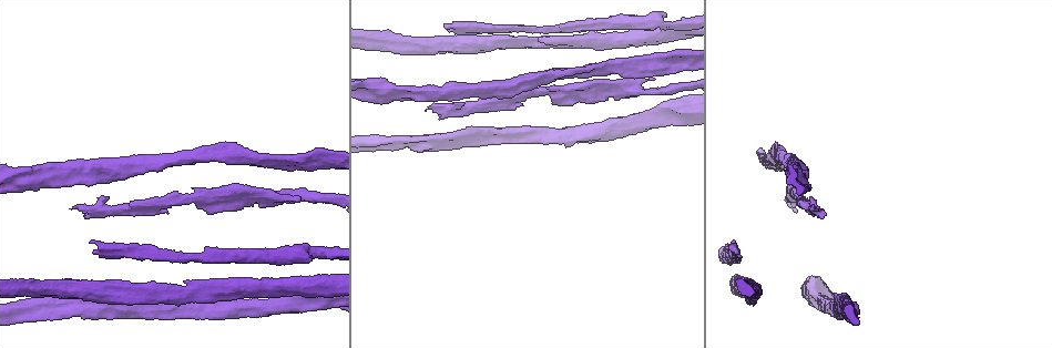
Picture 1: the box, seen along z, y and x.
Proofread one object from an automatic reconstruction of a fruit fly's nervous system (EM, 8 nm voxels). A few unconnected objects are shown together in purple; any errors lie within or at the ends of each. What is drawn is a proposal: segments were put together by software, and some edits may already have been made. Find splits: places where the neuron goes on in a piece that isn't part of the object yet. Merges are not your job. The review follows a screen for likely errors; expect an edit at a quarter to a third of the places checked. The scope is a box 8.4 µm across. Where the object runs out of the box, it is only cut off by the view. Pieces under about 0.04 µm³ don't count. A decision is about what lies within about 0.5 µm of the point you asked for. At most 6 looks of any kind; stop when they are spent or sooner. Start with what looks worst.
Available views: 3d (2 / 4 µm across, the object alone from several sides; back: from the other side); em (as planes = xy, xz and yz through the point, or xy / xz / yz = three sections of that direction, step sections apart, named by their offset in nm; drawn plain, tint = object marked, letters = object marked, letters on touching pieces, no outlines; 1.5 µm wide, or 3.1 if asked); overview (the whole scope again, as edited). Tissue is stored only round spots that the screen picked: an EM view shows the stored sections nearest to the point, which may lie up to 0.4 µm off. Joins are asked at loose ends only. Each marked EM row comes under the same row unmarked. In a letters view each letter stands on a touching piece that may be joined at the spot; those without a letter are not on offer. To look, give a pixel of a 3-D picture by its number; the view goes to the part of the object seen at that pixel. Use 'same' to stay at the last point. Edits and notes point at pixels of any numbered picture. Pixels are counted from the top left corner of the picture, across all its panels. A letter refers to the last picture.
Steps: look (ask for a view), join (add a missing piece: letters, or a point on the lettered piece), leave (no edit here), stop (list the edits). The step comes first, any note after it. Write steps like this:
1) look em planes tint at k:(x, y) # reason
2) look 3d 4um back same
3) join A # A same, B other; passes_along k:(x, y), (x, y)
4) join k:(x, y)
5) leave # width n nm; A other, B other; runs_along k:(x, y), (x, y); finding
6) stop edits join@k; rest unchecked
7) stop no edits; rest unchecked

look 3d 2um back at 1:(89, 242) # branch stops here

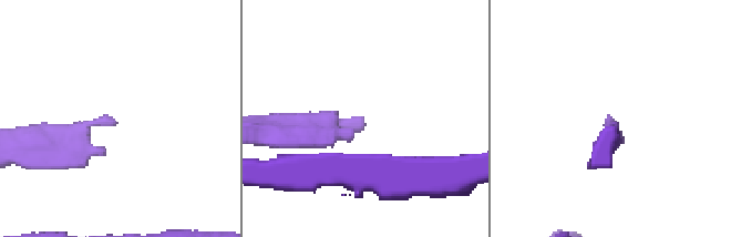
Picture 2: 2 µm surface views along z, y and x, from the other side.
look em planes tint at 2:(363, 120)

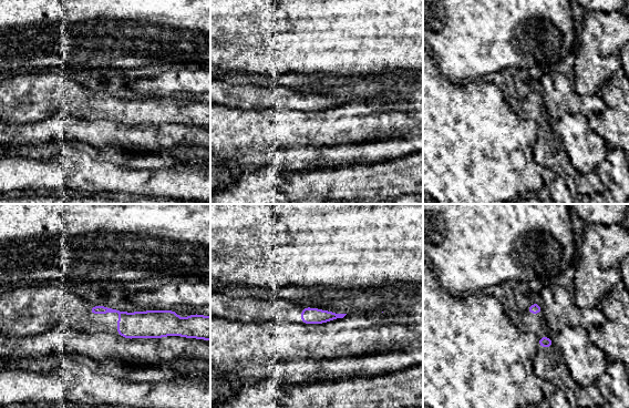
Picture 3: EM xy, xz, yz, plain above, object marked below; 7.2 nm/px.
look em planes letters same

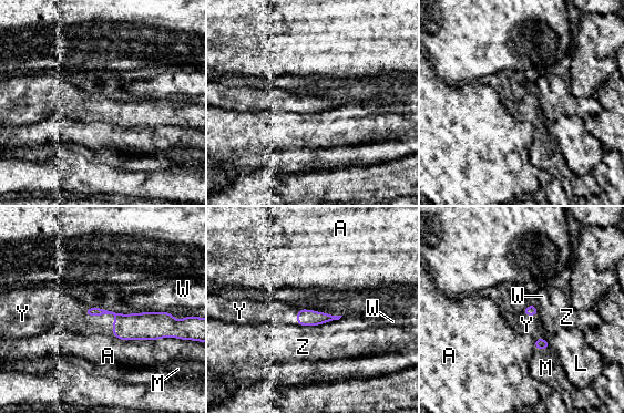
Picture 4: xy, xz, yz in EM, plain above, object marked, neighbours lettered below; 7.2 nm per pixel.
join Y # A other, L other, M other, W other, Y same, Z other; the neuron continues

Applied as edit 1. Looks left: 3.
look em planes letters at 1:(653, 80) # thin end

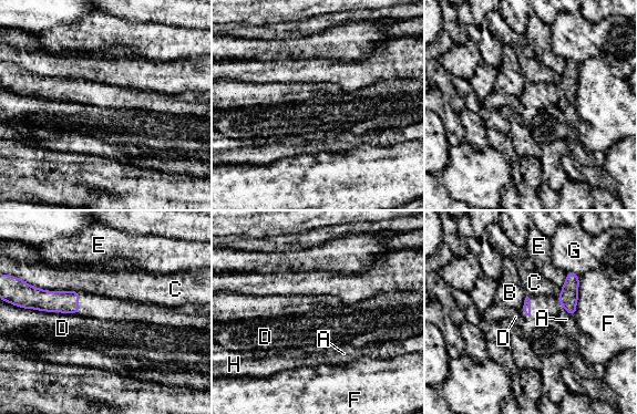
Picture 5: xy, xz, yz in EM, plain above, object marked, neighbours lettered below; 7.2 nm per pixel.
leave # A other, B other, C other, D other, E other, F other, G other, H other; border 5:(29, 283), (49, 290), (79, 292); no lettered piece goes on from it

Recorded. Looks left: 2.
look 3d 2um at 1:(837, 295) # free end

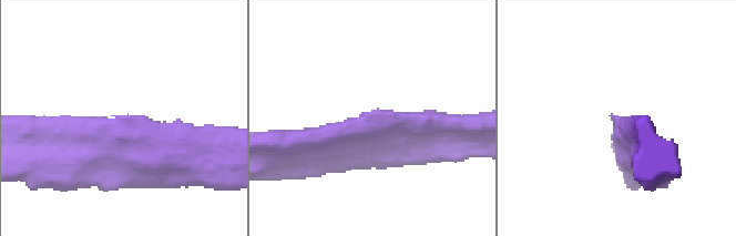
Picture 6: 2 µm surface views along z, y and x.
look em planes letters at 6:(363, 116)

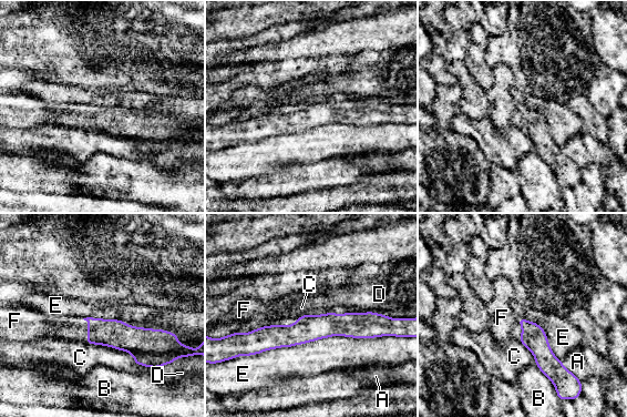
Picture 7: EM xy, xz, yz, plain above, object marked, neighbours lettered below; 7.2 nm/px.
leave # A other, B other, C other, D other, E other, F other; none of them fits

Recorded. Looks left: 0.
stop edits join@4; rest unchecked

